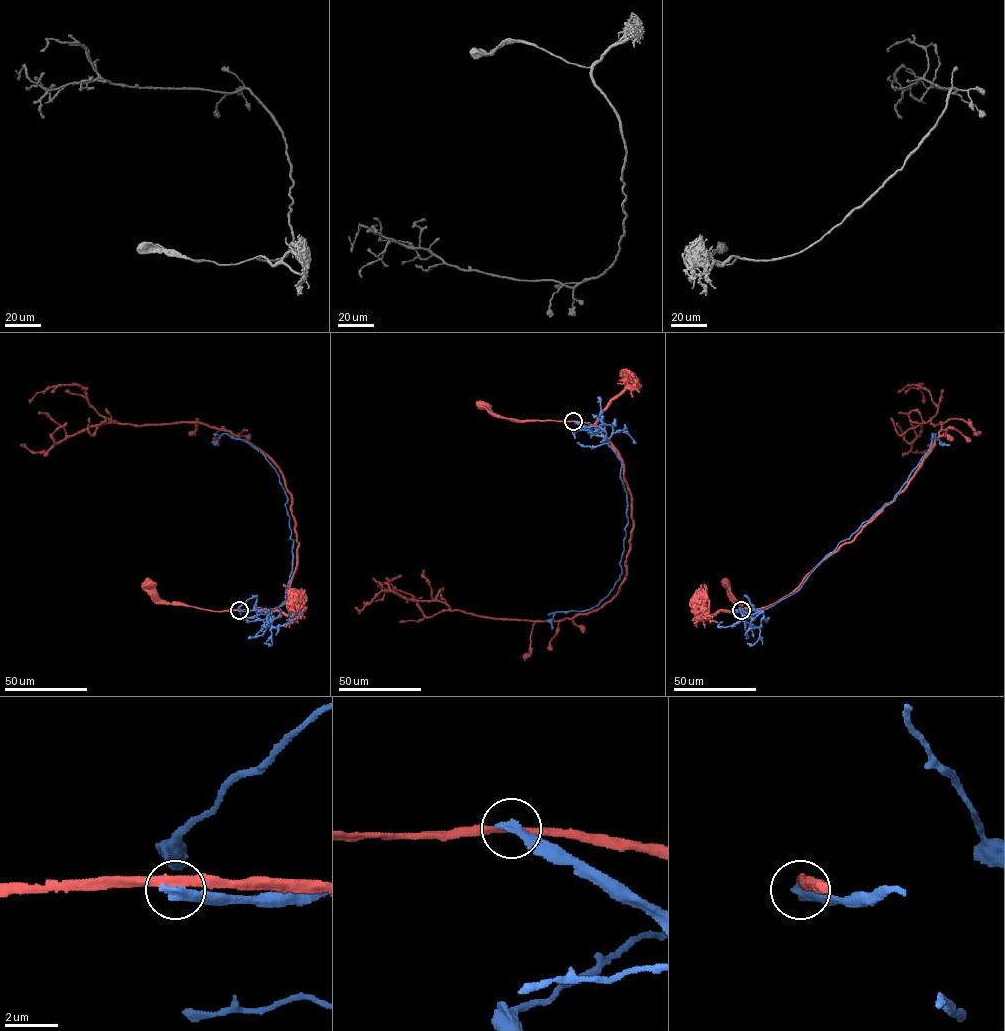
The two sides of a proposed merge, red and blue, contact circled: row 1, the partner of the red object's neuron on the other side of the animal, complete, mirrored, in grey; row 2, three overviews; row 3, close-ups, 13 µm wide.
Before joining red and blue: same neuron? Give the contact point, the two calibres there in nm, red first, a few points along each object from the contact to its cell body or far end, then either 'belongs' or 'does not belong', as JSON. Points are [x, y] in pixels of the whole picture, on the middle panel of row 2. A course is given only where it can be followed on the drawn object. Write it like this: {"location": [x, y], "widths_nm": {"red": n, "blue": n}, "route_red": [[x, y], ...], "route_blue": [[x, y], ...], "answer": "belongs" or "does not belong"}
{"location": [573, 421], "widths_nm": {"red": 280, "blue": 360}, "route_red": [[573, 421], [498, 417], [482, 406]], "route_blue": [[573, 421], [601, 435], [621, 463], [628, 524], [622, 573], [610, 593], [588, 609], [556, 611], [552, 629]], "answer": "does not belong"}

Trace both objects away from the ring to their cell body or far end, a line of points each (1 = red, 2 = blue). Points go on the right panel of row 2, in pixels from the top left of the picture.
1: (741, 610), (727, 584)
2: (741, 610), (765, 609), (794, 593), (840, 542), (893, 499), (930, 448), (932, 433), (941, 444), (949, 444)

